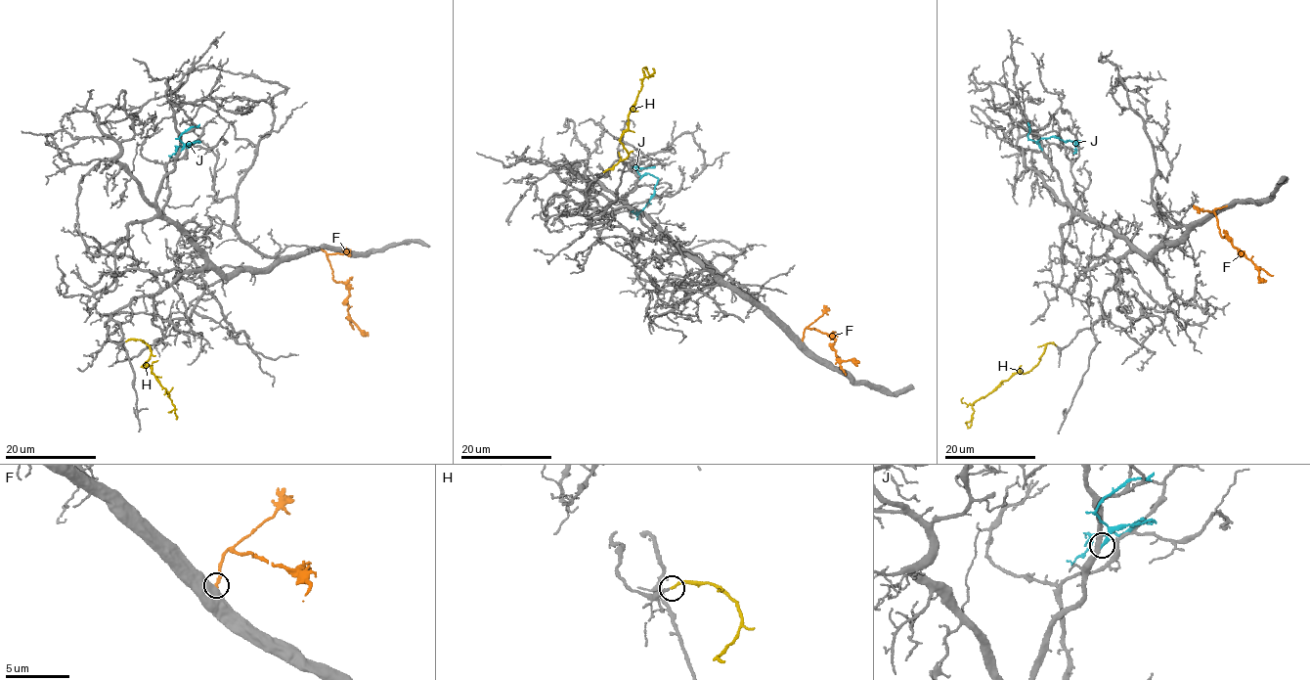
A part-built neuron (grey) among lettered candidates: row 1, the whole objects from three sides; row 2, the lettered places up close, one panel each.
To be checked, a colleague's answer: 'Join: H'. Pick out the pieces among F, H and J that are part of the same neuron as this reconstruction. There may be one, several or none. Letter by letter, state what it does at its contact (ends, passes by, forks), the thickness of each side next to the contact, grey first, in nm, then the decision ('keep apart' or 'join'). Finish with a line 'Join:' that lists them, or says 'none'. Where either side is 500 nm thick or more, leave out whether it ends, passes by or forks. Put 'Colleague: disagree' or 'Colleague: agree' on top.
Colleague: agree
F: 700 nm thick on the grey side, 200 nm on the other; keep apart
H: it ends there; 200 nm thick on the grey side, 220 nm on the other; join
J: it ends there; 360 nm thick on the grey side, 240 nm on the other; keep apart
Join: H

